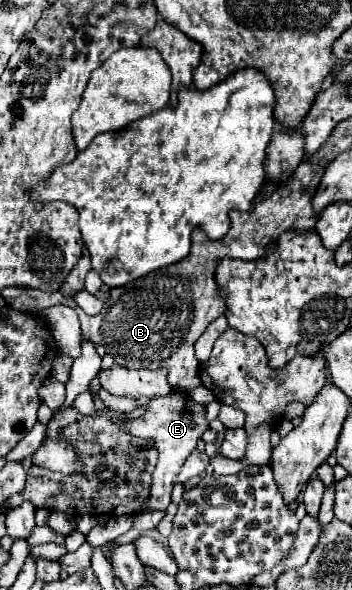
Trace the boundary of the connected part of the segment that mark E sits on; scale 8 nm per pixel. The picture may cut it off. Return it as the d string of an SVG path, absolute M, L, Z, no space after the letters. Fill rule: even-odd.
M168 395L168 397L156 397L150 401L146 413L140 419L134 419L128 415L124 431L138 437L138 439L148 439L158 451L158 463L152 473L152 485L150 485L150 495L144 503L142 511L166 511L170 505L172 497L172 487L176 483L176 475L180 473L188 453L196 449L198 441L202 439L202 433L208 429L208 421L204 419L204 405L196 405L192 399L182 397L182 395ZM174 397L178 397L174 401Z

